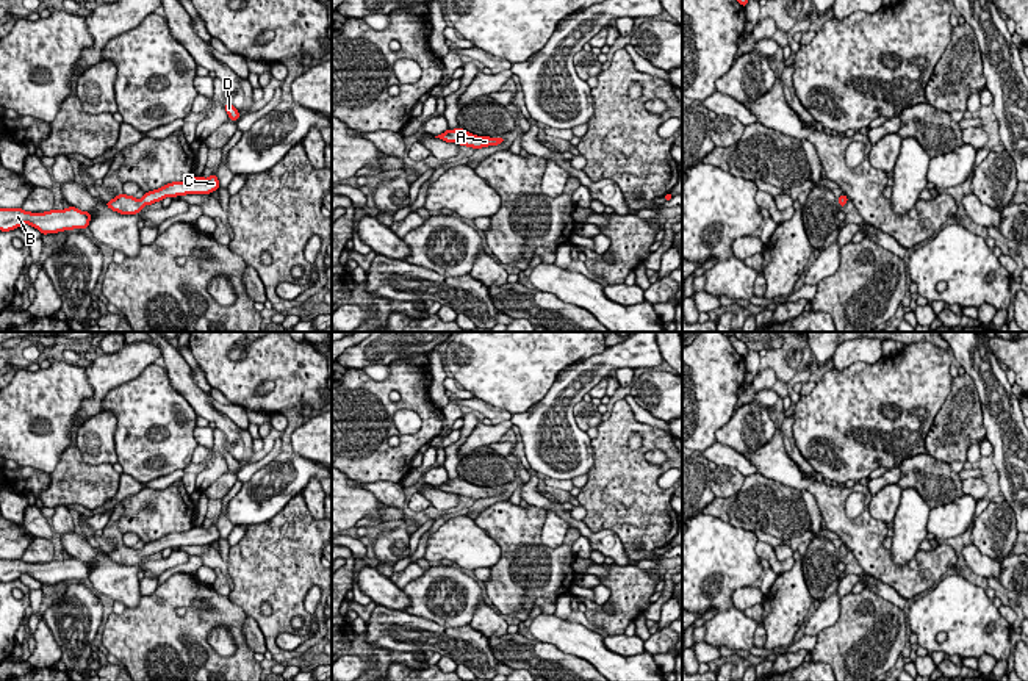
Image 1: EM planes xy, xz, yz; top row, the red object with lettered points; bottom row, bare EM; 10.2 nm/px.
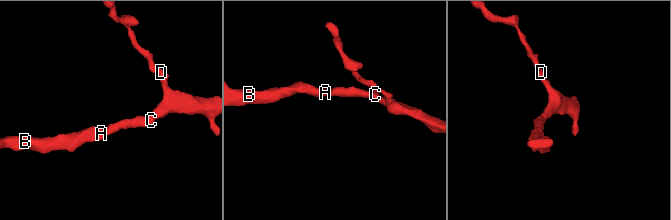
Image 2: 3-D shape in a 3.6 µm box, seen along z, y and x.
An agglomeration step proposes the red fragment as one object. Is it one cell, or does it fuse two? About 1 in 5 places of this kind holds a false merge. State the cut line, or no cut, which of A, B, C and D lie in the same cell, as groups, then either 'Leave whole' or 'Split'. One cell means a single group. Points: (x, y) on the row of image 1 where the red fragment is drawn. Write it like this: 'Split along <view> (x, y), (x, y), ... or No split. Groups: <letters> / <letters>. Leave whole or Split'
No split. Groups: A B C D. Leave whole

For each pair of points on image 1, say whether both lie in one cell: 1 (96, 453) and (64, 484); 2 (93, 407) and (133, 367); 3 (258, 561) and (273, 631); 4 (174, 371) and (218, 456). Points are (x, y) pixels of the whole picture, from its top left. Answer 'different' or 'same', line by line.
1: different
2: same
3: same
4: different

